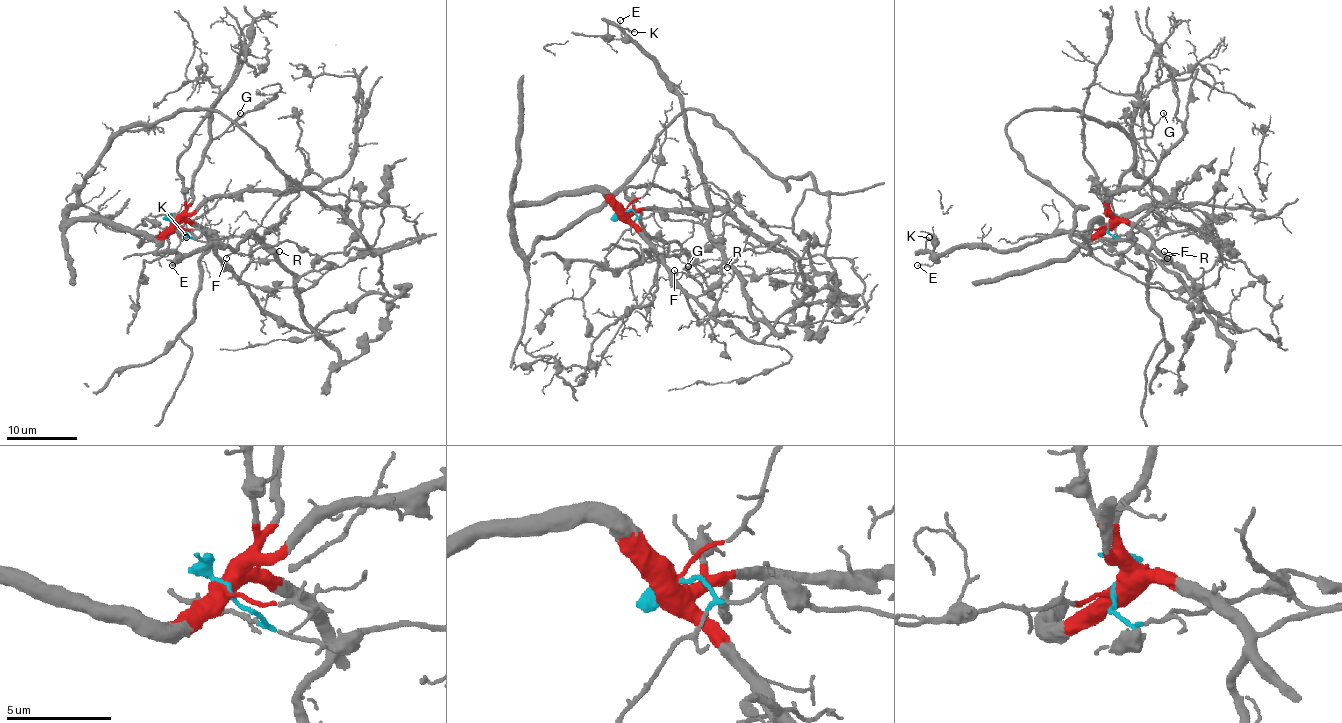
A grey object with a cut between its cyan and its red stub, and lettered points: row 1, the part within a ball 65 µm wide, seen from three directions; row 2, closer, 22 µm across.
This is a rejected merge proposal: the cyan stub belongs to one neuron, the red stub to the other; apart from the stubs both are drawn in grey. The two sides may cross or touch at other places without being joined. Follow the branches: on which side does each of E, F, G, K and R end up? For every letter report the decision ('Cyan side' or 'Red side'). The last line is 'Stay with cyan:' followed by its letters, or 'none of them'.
E: Cyan side
F: Cyan side
G: Red side
K: Cyan side
R: Cyan side
Stay with cyan: E, F, K, R

